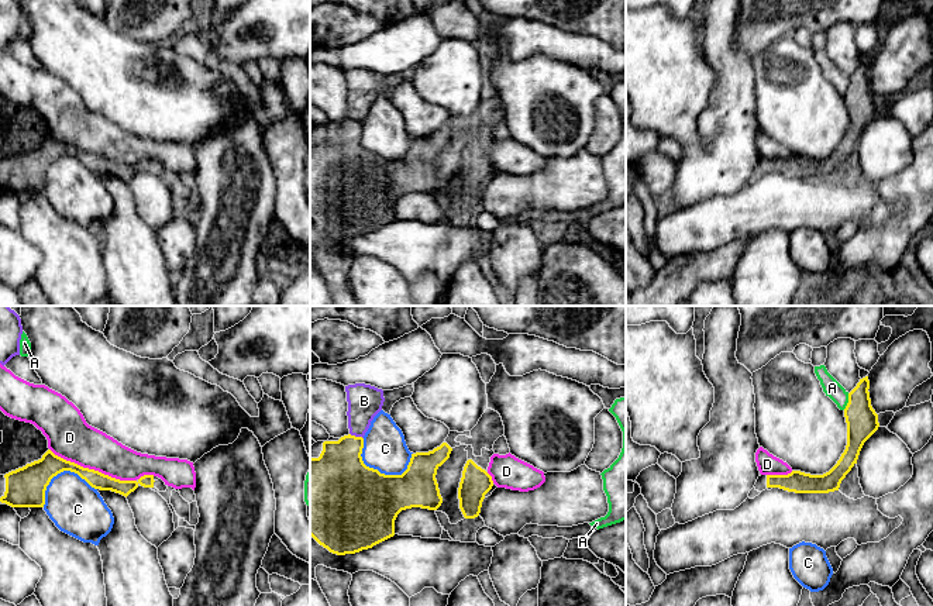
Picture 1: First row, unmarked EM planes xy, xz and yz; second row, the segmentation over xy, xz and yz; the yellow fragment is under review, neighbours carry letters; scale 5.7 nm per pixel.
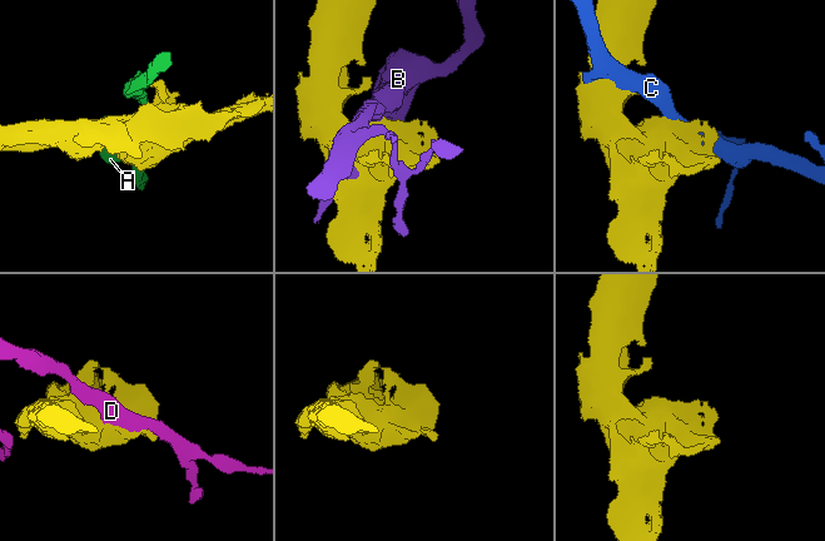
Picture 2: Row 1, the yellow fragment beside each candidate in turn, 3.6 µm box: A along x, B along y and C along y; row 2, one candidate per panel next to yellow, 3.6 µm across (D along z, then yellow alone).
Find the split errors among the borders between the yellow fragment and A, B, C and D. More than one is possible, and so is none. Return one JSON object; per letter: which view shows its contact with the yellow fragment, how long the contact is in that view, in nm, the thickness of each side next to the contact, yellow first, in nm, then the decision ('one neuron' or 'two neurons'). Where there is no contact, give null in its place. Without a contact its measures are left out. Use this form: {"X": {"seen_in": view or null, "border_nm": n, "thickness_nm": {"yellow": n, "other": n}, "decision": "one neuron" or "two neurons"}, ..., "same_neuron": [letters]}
{"A": {"seen_in": "yz", "border_nm": 100, "thickness_nm": {"yellow": 180, "other": 100}, "decision": "two neurons"}, "B": {"seen_in": "xz", "border_nm": 90, "thickness_nm": {"yellow": 320, "other": 190}, "decision": "two neurons"}, "C": {"seen_in": "xz", "border_nm": 320, "thickness_nm": {"yellow": 500, "other": 240}, "decision": "two neurons"}, "D": {"seen_in": "xy", "border_nm": 550, "thickness_nm": {"yellow": 140, "other": 260}, "decision": "two neurons"}, "same_neuron": []}

